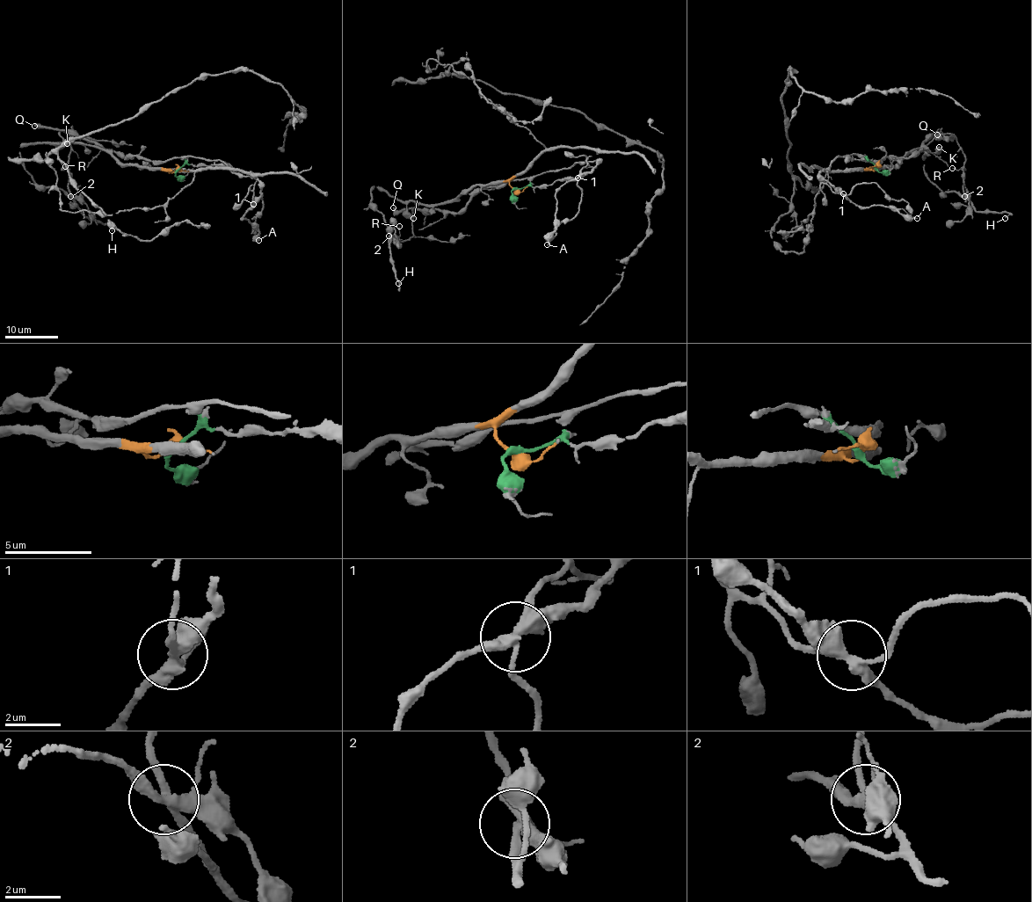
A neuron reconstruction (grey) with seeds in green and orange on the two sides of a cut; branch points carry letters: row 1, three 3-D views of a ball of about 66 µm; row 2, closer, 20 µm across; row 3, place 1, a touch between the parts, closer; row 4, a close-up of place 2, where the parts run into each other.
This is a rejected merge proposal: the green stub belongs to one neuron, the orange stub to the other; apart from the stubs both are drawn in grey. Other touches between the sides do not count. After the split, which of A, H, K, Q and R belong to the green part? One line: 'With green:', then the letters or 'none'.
With green: A, Q

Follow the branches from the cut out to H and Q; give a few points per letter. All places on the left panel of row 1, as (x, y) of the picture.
H: (177, 170), (118, 164), (59, 130), (70, 139), (69, 196), (111, 231)
Q: (177, 170), (184, 161), (179, 158), (153, 162), (134, 156), (125, 159), (65, 131), (33, 126)

